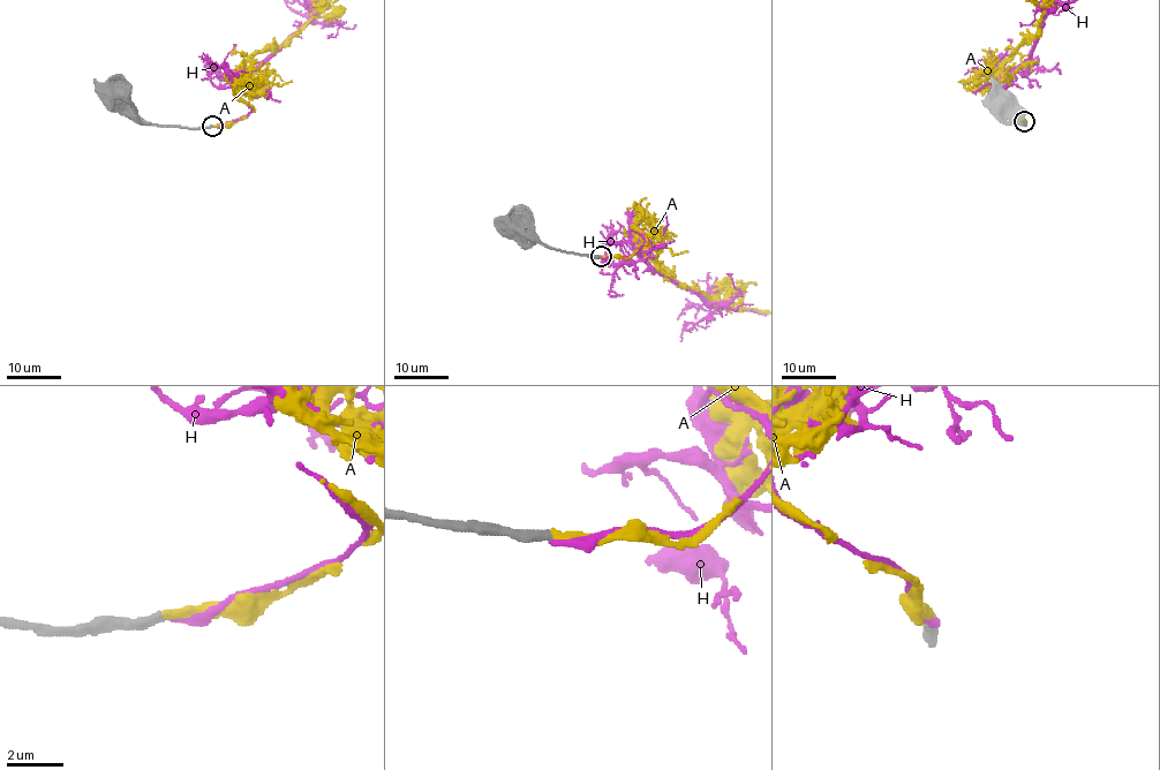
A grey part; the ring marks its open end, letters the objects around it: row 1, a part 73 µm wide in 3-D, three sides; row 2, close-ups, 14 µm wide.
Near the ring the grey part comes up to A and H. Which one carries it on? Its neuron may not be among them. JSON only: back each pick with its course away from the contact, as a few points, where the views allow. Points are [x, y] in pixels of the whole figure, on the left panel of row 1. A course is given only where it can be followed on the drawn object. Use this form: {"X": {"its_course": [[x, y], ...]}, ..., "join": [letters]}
{"join": ["A"]}

